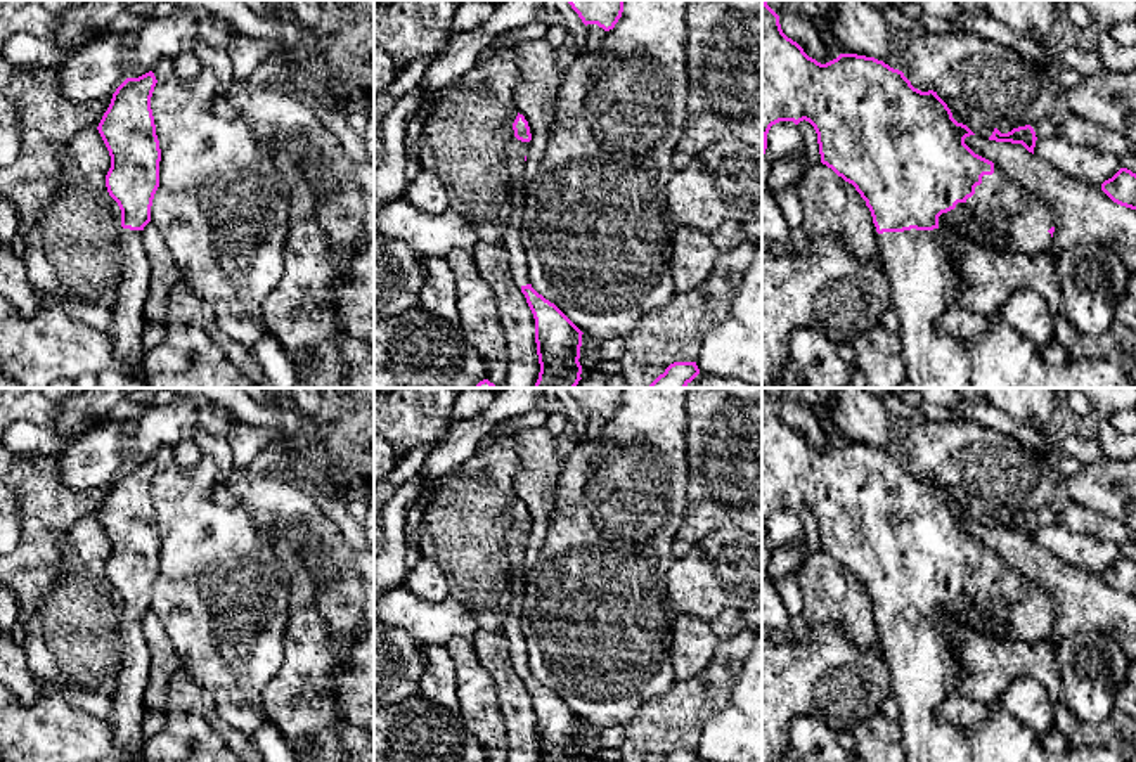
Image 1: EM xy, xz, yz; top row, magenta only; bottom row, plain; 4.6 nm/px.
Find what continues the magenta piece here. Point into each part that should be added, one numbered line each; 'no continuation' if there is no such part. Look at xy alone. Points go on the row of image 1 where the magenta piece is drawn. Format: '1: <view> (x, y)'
1: xy (127, 312)

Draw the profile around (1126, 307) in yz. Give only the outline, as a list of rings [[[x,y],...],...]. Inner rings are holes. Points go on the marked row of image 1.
[[[1131,270],[1127,289],[1115,303],[1115,319],[1136,331],[1136,270]]]

